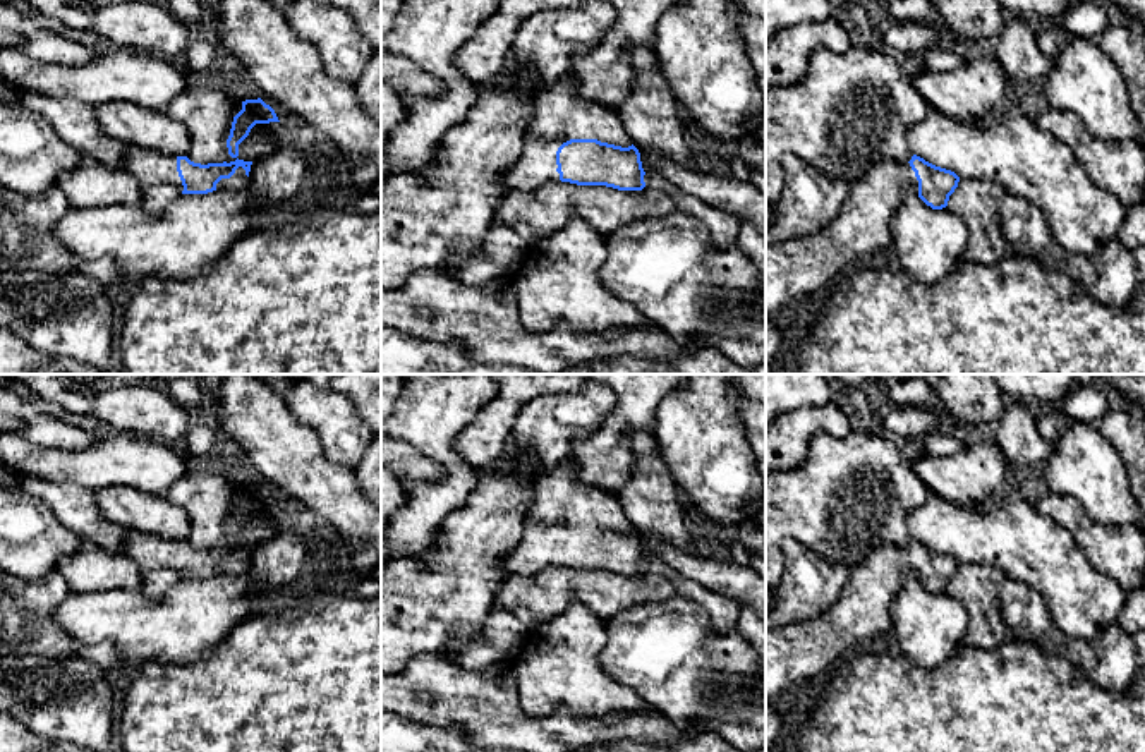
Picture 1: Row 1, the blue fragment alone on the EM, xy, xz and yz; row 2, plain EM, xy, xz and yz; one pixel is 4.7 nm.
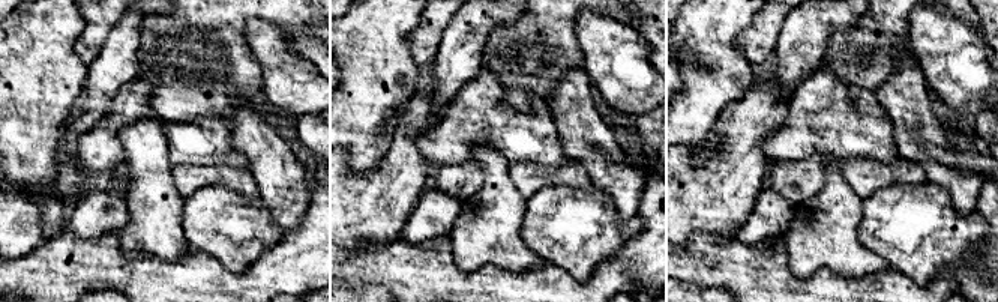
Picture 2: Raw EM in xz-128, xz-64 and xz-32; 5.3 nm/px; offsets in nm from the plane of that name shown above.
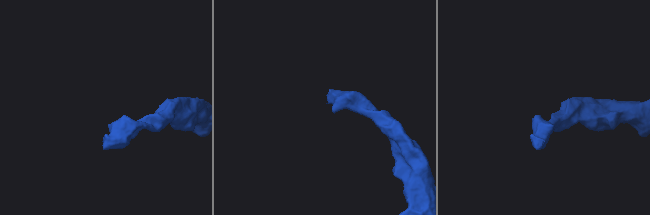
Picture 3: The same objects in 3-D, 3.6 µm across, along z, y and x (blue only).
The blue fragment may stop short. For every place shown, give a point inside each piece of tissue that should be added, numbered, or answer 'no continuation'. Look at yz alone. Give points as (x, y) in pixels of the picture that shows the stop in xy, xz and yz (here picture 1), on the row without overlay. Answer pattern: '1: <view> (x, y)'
1: yz (797, 651)

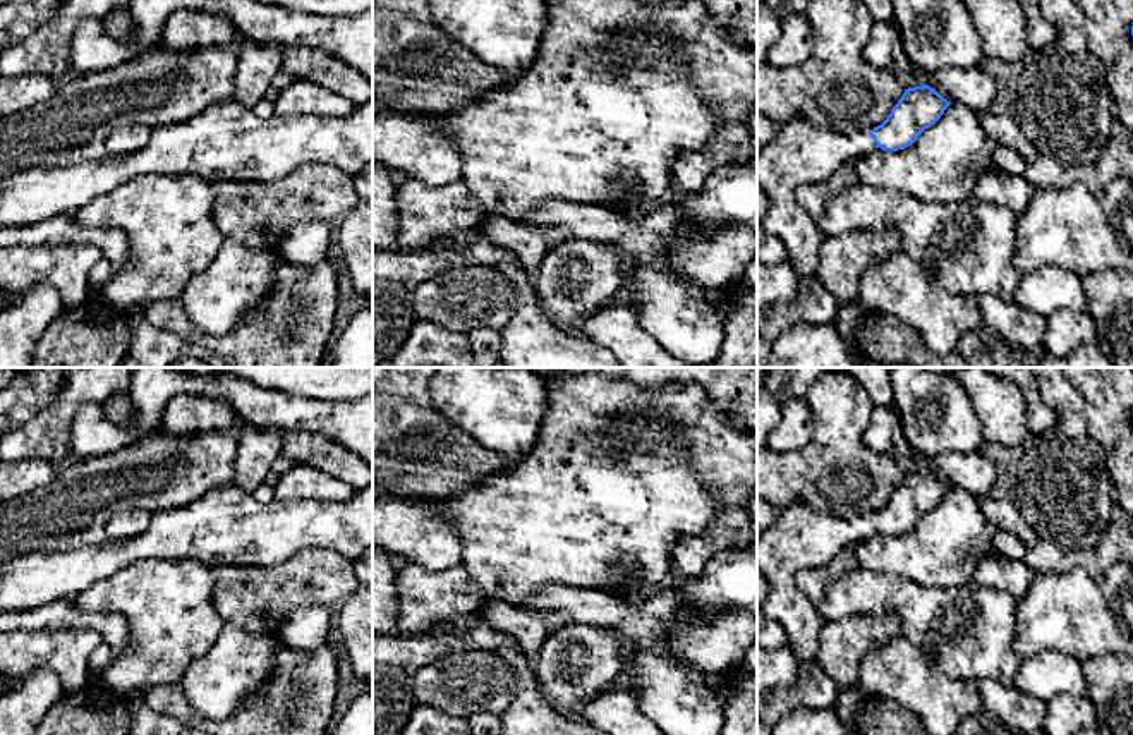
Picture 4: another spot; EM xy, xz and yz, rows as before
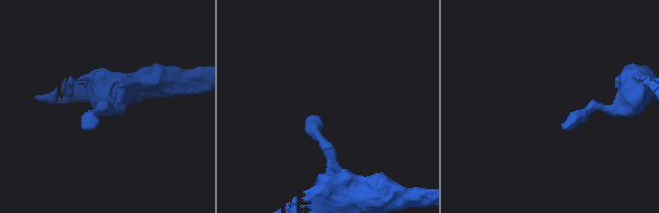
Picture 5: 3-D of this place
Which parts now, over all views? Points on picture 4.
1: yz (802, 538)

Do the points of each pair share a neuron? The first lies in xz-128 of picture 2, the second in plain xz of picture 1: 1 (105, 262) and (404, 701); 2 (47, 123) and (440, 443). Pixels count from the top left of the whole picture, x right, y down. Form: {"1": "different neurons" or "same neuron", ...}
{"1": "same neuron", "2": "same neuron"}

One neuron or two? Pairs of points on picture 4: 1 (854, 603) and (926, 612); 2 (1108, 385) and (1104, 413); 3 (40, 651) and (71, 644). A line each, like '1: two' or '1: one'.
1: one
2: one
3: one

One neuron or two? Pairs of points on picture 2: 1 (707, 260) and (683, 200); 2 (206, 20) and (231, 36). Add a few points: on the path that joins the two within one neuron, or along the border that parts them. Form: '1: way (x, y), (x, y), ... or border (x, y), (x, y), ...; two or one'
1: border (731, 239), (695, 235), (682, 247); two
2: way (212, 26), (216, 26), (225, 35); one

